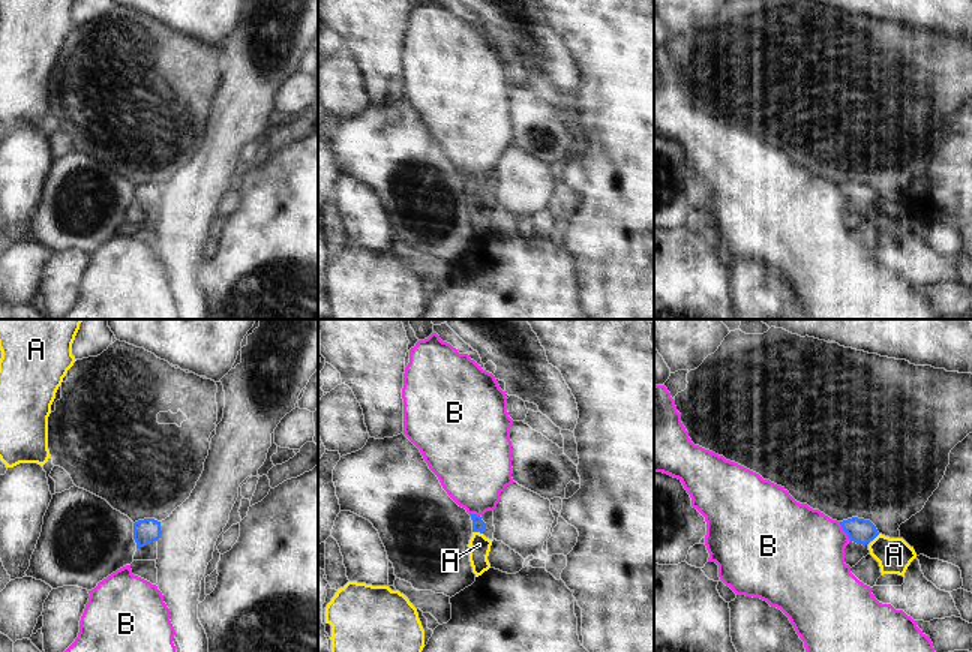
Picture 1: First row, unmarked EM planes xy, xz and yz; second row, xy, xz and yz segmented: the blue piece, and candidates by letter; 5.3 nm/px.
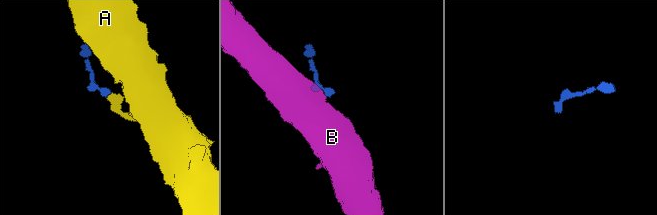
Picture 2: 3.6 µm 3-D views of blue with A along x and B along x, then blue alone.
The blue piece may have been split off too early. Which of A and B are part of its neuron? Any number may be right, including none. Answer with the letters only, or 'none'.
A

